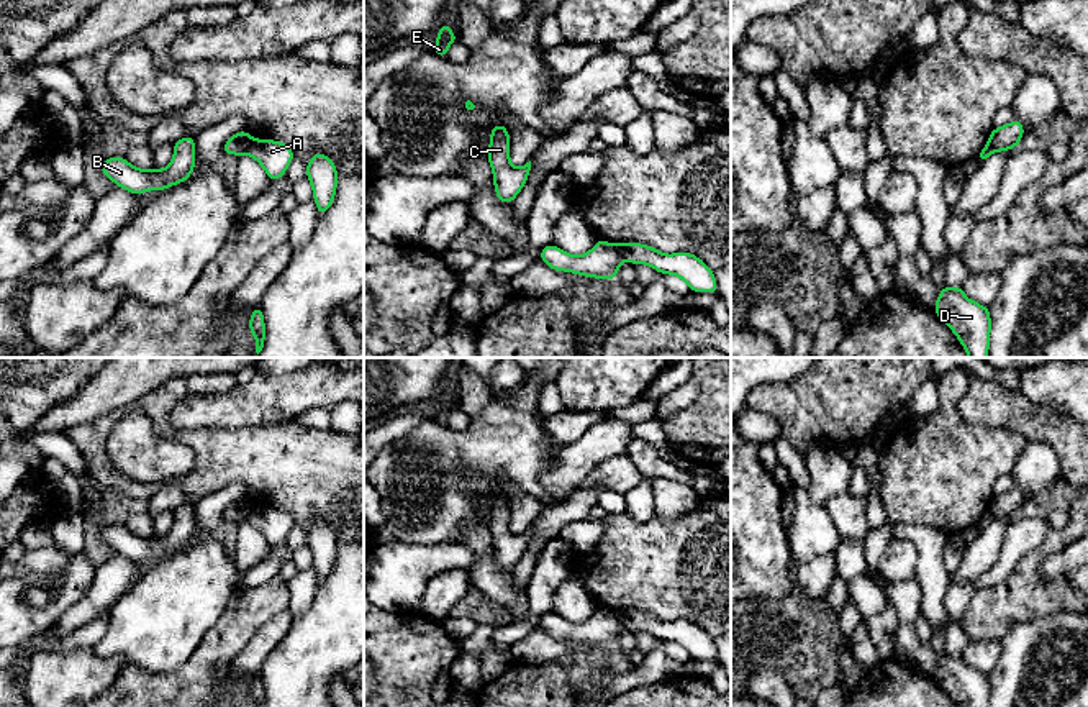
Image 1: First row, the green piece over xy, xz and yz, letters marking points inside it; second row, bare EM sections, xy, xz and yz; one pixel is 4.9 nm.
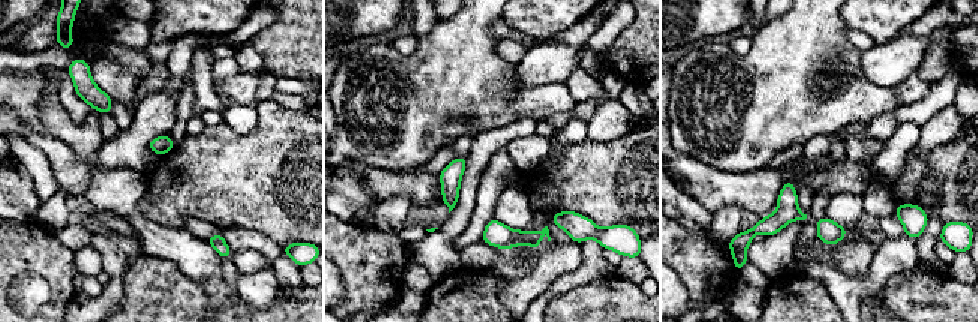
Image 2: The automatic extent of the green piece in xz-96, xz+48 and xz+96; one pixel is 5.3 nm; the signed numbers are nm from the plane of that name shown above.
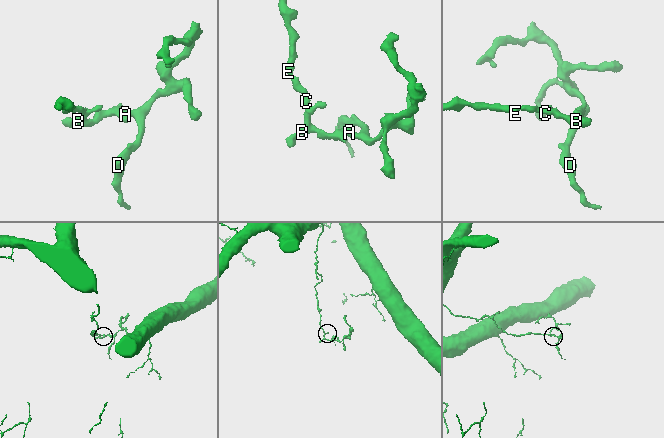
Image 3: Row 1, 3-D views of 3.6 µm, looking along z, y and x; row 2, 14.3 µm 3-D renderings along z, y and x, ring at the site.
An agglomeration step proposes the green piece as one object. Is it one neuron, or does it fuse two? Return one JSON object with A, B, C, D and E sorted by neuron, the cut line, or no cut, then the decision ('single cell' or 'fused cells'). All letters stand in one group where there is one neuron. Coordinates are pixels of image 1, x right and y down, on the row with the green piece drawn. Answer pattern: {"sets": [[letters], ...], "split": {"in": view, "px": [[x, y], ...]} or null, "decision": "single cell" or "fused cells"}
{"sets": [["A", "D"], ["B", "C", "E"]], "split": {"in": "xz", "px": [[613, 245], [625, 258]]}, "decision": "fused cells"}

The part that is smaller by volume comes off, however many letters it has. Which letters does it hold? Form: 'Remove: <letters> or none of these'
Remove: A, D

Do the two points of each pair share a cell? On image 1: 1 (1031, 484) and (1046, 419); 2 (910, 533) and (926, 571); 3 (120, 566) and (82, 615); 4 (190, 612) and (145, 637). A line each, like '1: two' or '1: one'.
1: two
2: one
3: one
4: one

